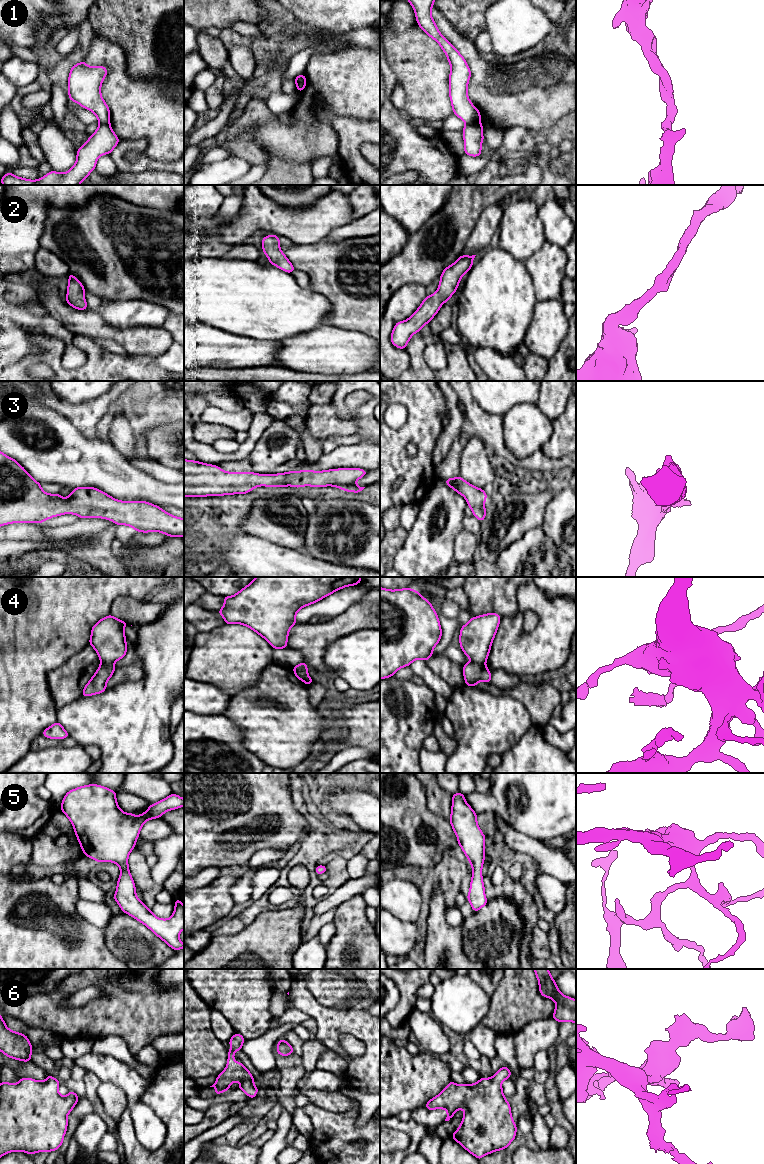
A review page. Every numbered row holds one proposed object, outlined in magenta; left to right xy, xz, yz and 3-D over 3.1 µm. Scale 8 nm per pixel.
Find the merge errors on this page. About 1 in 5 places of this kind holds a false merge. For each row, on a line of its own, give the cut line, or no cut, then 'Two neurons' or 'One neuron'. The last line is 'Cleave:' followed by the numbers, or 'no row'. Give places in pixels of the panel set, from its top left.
1: Split along yz (479, 121), (466, 124). Two neurons
2: No split. One neuron
3: No split. One neuron
4: Split along yz (471, 660), (484, 665). Two neurons
5: No split. One neuron
6: No split. One neuron
Cleave: 1, 4

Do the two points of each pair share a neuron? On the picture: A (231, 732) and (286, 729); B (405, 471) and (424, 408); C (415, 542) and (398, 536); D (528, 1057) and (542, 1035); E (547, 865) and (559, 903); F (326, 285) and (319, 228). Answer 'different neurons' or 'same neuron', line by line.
A: different neurons
B: same neuron
C: different neurons
D: same neuron
E: different neurons
F: different neurons

